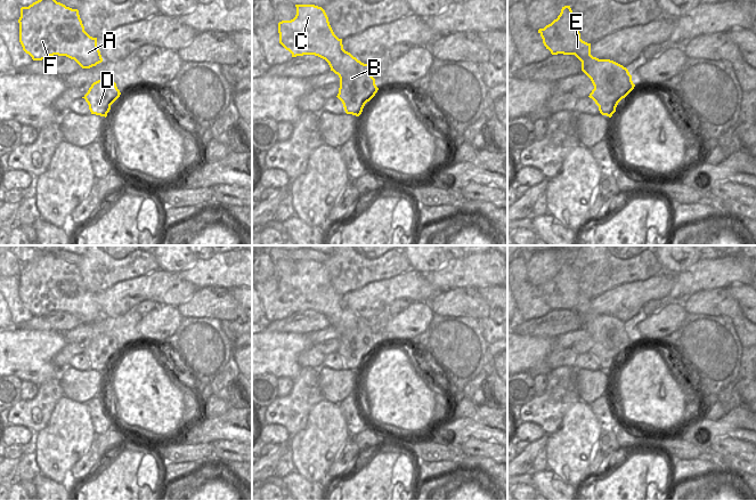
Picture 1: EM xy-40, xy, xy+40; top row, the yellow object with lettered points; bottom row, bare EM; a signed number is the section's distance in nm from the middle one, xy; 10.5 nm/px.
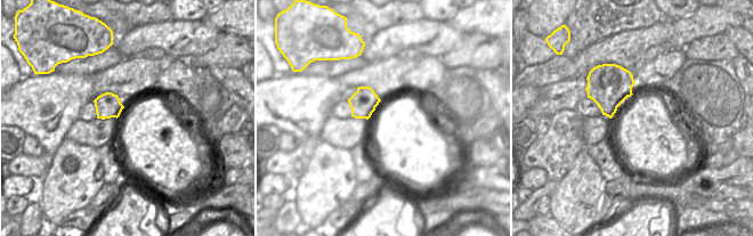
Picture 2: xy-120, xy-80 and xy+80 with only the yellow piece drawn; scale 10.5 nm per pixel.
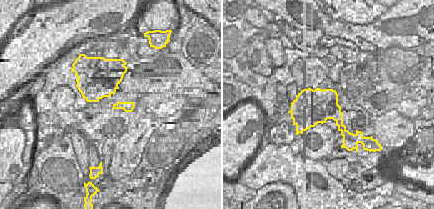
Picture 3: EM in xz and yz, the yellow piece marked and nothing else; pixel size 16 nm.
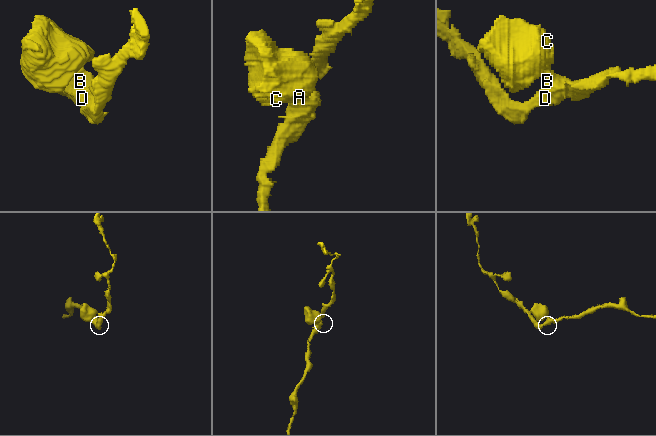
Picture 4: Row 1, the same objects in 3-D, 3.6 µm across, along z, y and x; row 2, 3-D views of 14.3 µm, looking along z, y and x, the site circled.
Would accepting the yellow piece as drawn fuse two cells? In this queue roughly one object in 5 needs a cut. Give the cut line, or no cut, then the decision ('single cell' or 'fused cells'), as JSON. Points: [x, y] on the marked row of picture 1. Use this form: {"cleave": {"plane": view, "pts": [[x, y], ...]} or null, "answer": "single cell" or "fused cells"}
{"cleave": null, "answer": "single cell"}

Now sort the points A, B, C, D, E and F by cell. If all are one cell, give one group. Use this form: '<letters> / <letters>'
A B C D E F

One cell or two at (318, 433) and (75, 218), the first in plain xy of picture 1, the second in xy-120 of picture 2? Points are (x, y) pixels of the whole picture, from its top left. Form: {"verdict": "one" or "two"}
{"verdict": "two"}

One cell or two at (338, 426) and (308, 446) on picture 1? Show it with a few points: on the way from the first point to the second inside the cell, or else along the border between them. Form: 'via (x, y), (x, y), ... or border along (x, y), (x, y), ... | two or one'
via (331, 429), (315, 445) | one

